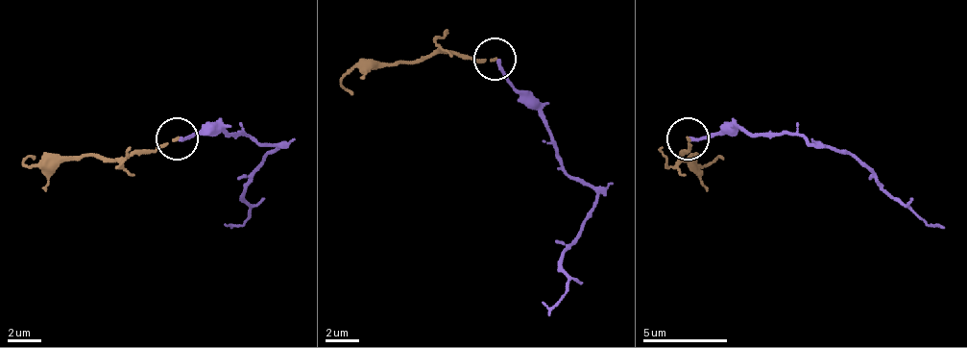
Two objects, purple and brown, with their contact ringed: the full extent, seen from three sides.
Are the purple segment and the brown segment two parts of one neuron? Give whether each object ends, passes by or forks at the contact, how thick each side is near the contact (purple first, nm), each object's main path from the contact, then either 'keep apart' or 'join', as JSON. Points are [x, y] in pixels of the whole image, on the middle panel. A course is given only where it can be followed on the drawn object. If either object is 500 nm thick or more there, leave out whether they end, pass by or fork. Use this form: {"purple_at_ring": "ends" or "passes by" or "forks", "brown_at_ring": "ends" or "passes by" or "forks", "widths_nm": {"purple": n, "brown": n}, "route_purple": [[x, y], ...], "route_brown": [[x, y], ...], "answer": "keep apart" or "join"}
{"purple_at_ring": "ends", "brown_at_ring": "ends", "widths_nm": {"purple": 190, "brown": 160}, "route_purple": [[497, 60], [501, 77], [540, 114], [556, 161], [594, 190], [586, 224], [561, 258], [568, 287], [548, 317]], "route_brown": [[494, 60], [447, 51], [358, 64], [342, 81], [354, 93]], "answer": "keep apart"}

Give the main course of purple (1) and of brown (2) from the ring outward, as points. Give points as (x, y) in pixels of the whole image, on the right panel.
1: (688, 137), (706, 137), (743, 130), (789, 134), (819, 146), (853, 155), (929, 226), (946, 226)
2: (688, 137), (680, 155), (710, 163), (722, 155)

